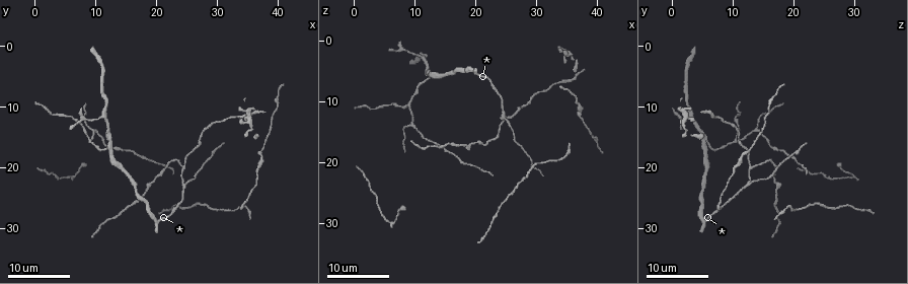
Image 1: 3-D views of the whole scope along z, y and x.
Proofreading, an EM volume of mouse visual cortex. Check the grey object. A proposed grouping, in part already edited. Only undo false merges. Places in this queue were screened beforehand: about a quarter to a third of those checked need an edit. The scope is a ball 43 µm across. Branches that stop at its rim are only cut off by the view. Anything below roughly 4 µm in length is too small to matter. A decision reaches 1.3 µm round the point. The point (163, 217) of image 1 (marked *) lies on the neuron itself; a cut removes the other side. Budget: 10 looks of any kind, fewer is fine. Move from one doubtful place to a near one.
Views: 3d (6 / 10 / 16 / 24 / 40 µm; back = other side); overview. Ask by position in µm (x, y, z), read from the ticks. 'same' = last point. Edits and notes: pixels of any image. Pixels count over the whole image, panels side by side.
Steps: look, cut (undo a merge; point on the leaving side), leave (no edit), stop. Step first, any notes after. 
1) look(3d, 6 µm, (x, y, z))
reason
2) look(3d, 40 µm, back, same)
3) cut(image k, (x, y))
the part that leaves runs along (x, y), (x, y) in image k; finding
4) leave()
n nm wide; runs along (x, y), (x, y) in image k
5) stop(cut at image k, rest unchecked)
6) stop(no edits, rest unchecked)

look(3d, 16 µm, (24.5, 22.5, 12.5))
three-way junction

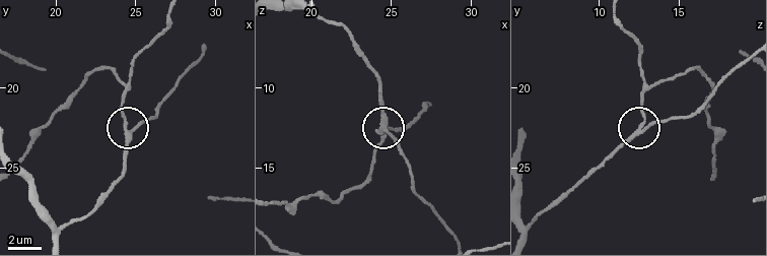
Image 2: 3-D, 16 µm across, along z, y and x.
look(3d, 6 µm, (24.7, 22.5, 12.7))
zoom in

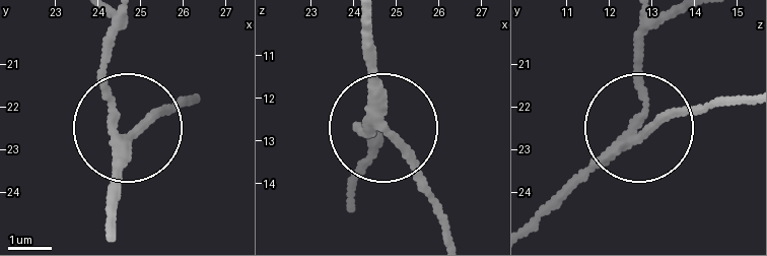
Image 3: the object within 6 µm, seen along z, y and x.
look(3d, 6 µm, back, (24.60, 22.60, 12.70))
other side

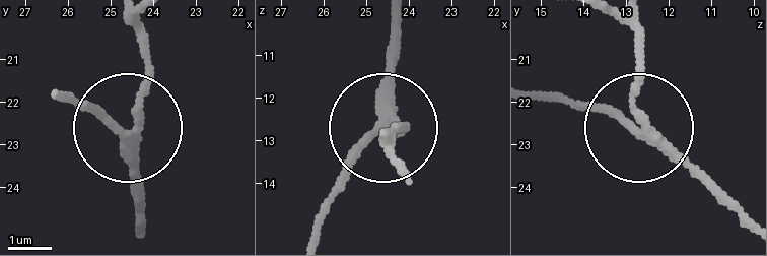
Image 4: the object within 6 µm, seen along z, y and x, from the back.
leave()
runs along (744, 222), (645, 135), (562, 96) in image 4; continuous, no second neuron

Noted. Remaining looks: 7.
look(3d, 24 µm, (12.0, 16.5, 6.5))

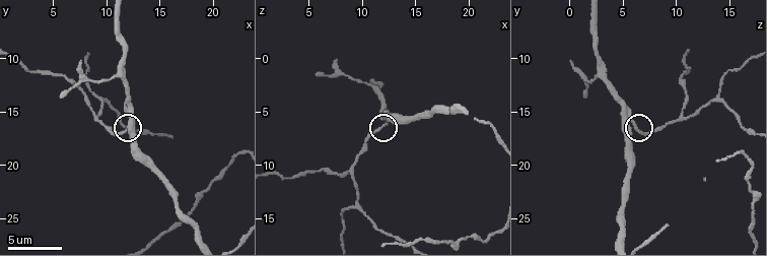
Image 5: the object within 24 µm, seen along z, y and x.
look(3d, 6 µm, (11.8, 16.8, 6.4))

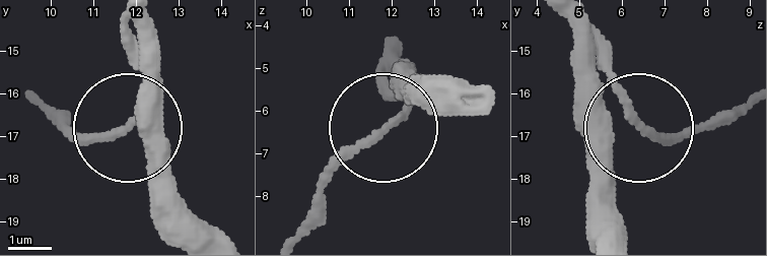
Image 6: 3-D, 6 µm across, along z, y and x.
leave()
all the same neuron

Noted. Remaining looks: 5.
look(3d, 6 µm, (9.2, 15.4, 10.6))
branch point

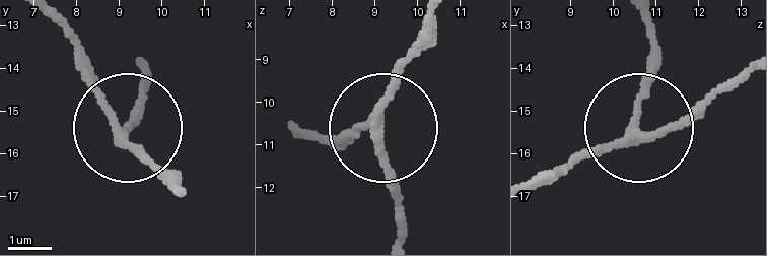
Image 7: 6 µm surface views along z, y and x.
look(3d, 6 µm, back, (9.00, 15.55, 10.55))

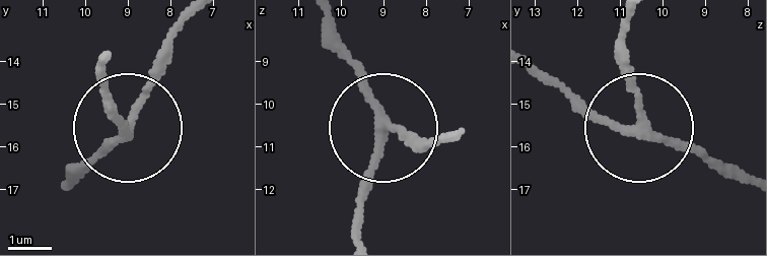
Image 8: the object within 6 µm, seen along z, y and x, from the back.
leave()
3 arms; runs along (750, 178), (644, 127), (619, 24) in image 8; one neuron here

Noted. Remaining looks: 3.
look(3d, 16 µm, (11.2, 11.2, 2.8))
arms part here

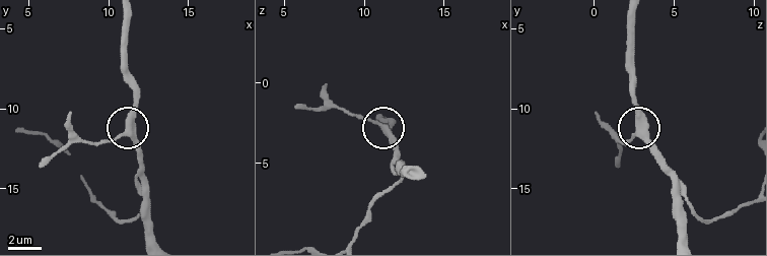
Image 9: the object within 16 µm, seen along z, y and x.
leave()
370 nm wide; continuous, no second neuron

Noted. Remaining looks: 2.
look(3d, 16 µm, (23.5, 19.0, 15.5))
sudden change in width

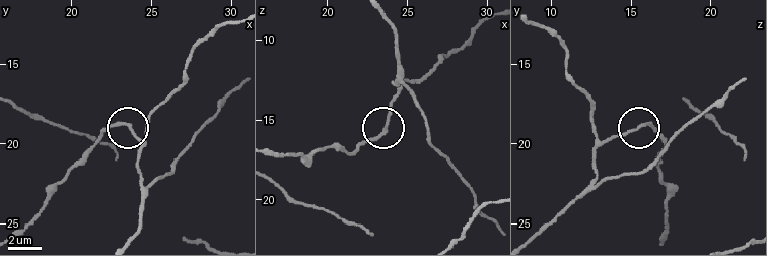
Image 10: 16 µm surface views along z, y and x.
look(3d, 10 µm, (23.7, 19.0, 15.6))

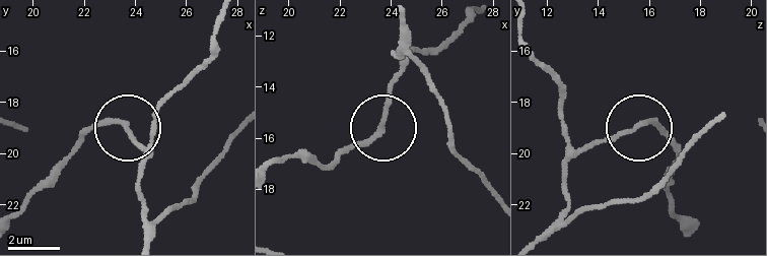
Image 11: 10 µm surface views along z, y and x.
leave()
runs along (535, 238), (600, 141), (650, 120), (676, 143) in image 11; all the same neuron

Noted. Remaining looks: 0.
stop(no edits, rest unchecked)

